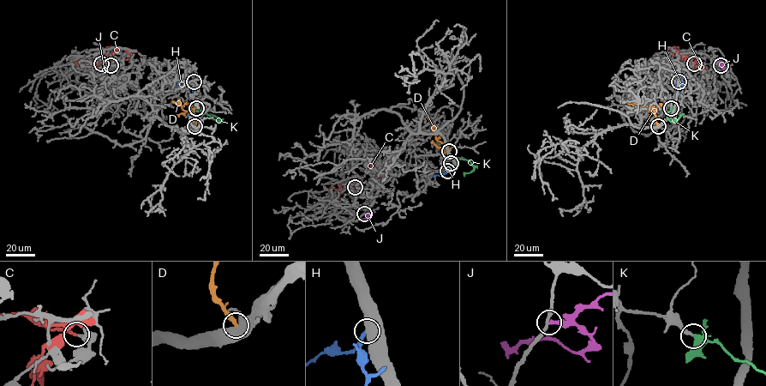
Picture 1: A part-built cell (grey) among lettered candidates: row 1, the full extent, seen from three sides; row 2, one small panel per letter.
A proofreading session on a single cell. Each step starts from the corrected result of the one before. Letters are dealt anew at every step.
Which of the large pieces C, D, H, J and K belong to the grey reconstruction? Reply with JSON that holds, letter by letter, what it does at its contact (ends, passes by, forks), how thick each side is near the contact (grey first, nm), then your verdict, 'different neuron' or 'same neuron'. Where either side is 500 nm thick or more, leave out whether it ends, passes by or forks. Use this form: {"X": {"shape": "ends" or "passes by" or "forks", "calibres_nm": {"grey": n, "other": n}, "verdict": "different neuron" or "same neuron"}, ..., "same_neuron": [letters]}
{"C": {"shape": "ends", "calibres_nm": {"grey": 240, "other": 200}, "verdict": "different neuron"}, "D": {"shape": "ends", "calibres_nm": {"grey": 480, "other": 360}, "verdict": "different neuron"}, "H": {"calibres_nm": {"grey": 750, "other": 280}, "verdict": "different neuron"}, "J": {"shape": "ends", "calibres_nm": {"grey": 240, "other": 320}, "verdict": "different neuron"}, "K": {"shape": "forks", "calibres_nm": {"grey": 240, "other": 320}, "verdict": "same neuron"}, "same_neuron": ["K"]}

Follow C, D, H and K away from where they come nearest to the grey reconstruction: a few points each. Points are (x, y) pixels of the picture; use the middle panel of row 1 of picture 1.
C: (355, 187), (351, 185), (371, 165), (381, 168), (379, 174), (374, 171)
D: (449, 151), (446, 143), (435, 138), (435, 127), (427, 115)
H: (447, 171), (440, 175), (430, 174)
K: (451, 163), (461, 159), (469, 160), (474, 169), (464, 173), (464, 176)

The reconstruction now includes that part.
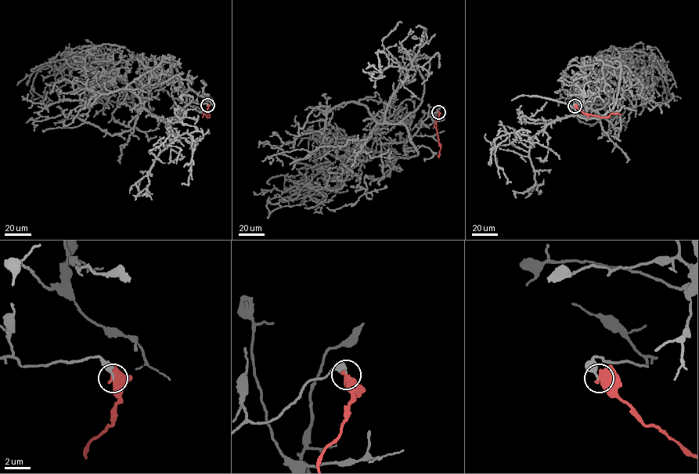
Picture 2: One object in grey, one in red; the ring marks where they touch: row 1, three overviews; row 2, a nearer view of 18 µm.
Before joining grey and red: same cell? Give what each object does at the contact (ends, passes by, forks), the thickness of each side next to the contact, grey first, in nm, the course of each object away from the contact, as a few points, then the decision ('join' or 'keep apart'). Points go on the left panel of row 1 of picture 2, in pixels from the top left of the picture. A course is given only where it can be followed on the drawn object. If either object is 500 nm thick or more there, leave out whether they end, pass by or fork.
280/700 nm | grey via (207, 105), (160, 59), (131, 58), (106, 85), (64, 54), (83, 46), (95, 46), (74, 70) | red via (207, 105), (204, 113), (207, 117), (208, 114) | keep apart

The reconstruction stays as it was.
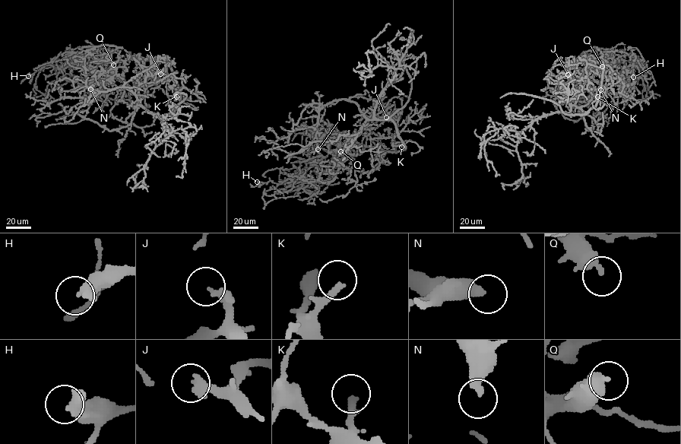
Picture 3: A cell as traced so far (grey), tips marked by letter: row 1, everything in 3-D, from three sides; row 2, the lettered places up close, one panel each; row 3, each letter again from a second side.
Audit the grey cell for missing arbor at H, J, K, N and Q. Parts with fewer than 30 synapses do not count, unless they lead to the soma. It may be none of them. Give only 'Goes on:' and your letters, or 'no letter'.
Goes on: K

